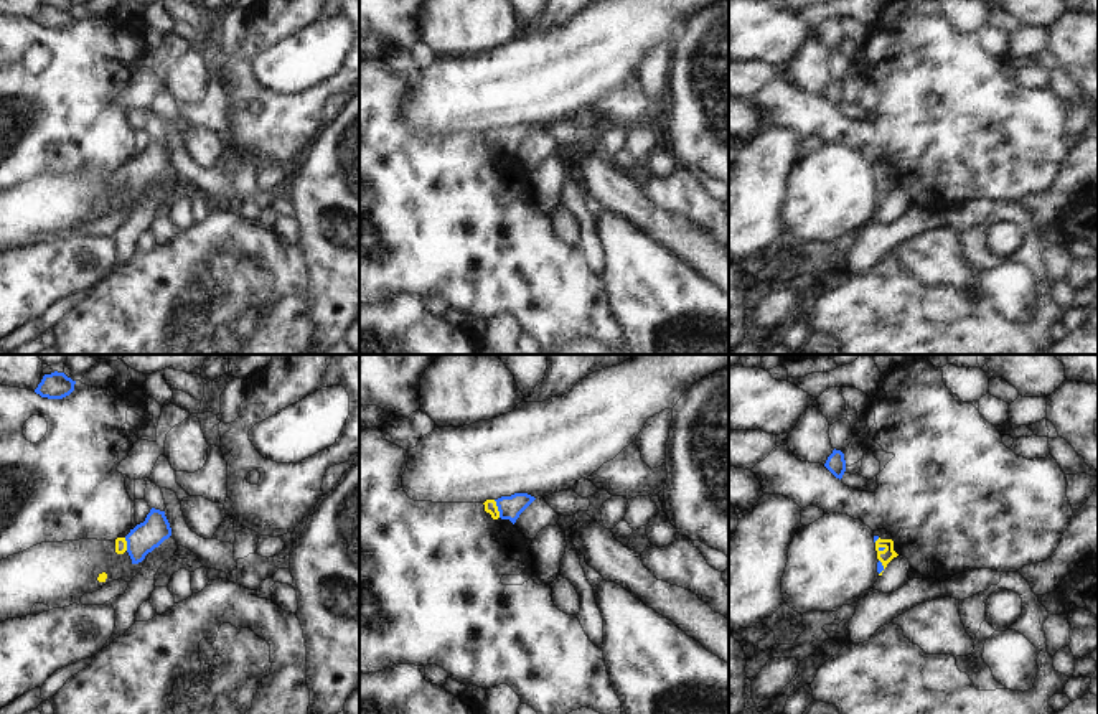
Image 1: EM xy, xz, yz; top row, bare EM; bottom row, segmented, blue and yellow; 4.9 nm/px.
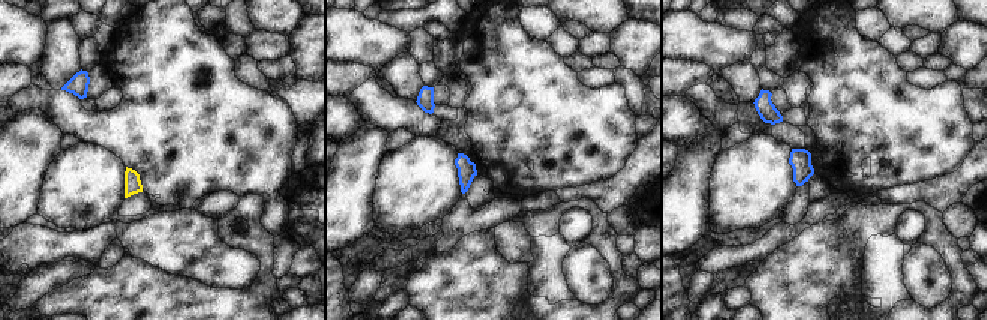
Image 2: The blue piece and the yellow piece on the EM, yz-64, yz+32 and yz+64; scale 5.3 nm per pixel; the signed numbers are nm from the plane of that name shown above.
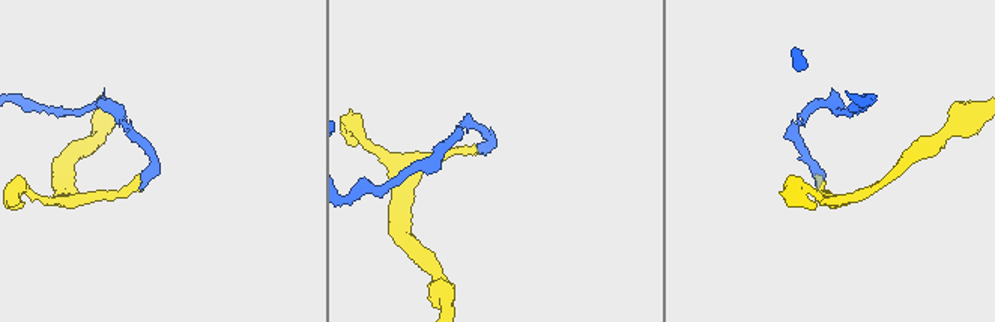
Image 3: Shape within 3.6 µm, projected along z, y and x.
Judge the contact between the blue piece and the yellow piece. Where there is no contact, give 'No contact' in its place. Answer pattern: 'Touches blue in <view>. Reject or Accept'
Touches blue in xz. Accept

